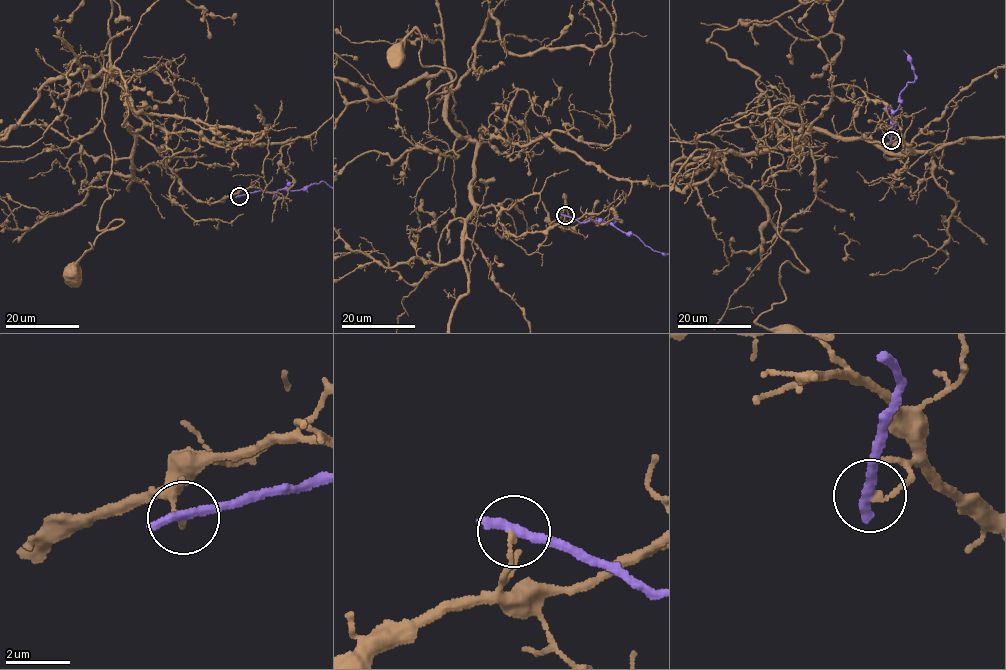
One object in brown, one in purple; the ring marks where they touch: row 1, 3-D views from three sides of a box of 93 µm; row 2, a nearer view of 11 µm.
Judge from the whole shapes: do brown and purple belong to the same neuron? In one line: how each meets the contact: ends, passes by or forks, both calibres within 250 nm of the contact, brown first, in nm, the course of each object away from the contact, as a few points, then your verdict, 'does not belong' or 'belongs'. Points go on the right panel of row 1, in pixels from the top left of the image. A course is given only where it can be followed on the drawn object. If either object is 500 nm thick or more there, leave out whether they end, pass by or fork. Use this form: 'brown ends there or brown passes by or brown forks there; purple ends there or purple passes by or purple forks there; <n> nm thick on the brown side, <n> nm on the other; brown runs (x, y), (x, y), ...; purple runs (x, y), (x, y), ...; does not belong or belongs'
brown ends there; purple ends there; 150 nm thick on the brown side, 380 nm on the other; brown runs (892, 140), (912, 155), (764, 122), (777, 233), (806, 271), (781, 265), (785, 299), (756, 321); purple runs (891, 140), (894, 127), (891, 113), (898, 107), (907, 82), (913, 82), (915, 77), (911, 59), (904, 50); does not belong

